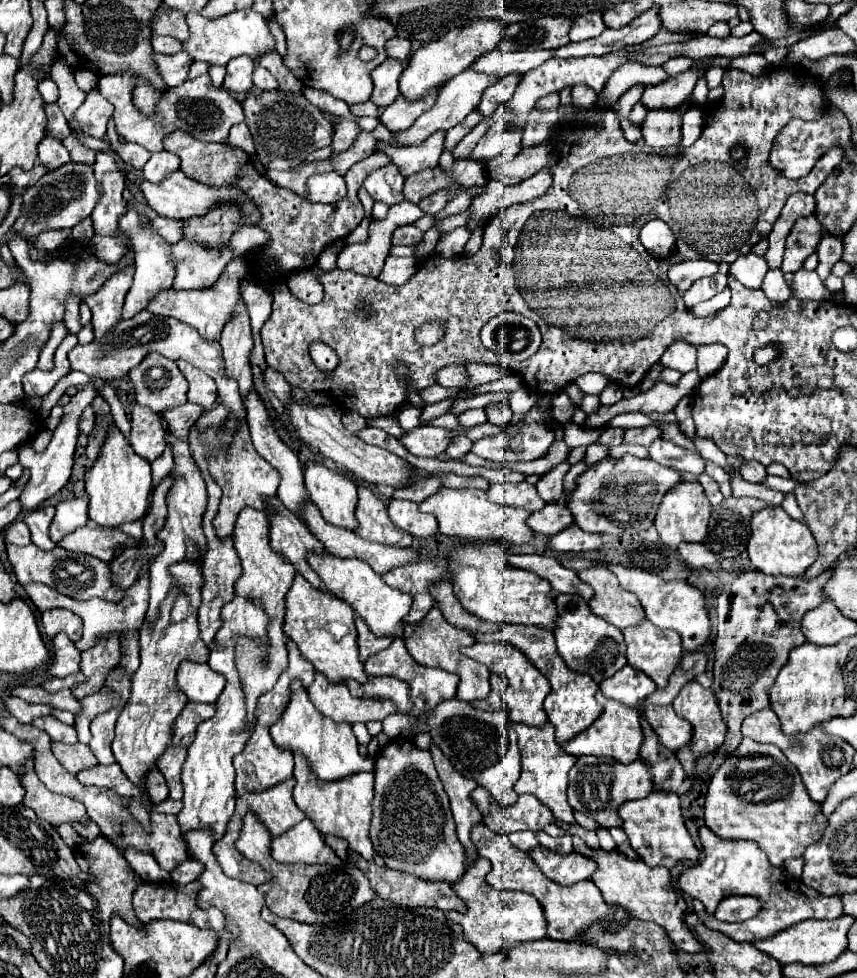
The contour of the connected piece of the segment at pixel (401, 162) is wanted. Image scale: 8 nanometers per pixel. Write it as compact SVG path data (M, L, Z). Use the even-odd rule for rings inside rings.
M444 132L432 134L422 144L416 146L386 146L384 142L376 142L376 146L382 148L392 158L394 166L400 170L404 178L426 168L436 168L438 158L442 154L442 144L444 144Z

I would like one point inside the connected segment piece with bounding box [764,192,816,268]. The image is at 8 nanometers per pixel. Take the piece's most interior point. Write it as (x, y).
(799, 205)

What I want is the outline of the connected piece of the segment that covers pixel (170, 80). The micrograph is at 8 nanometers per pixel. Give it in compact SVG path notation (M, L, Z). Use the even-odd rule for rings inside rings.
M180 50L178 54L166 56L166 54L156 54L156 66L164 78L164 82L172 88L172 86L180 86L190 72L192 66L192 56L184 50Z

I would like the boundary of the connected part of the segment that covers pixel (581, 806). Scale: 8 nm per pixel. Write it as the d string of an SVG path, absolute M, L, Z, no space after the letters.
M580 756L568 776L568 804L576 812L590 814L602 828L620 828L622 818L618 816L618 808L628 800L646 798L650 792L652 786L648 782L648 770L644 770L644 764L638 760L628 766L618 762L608 766L606 758Z

